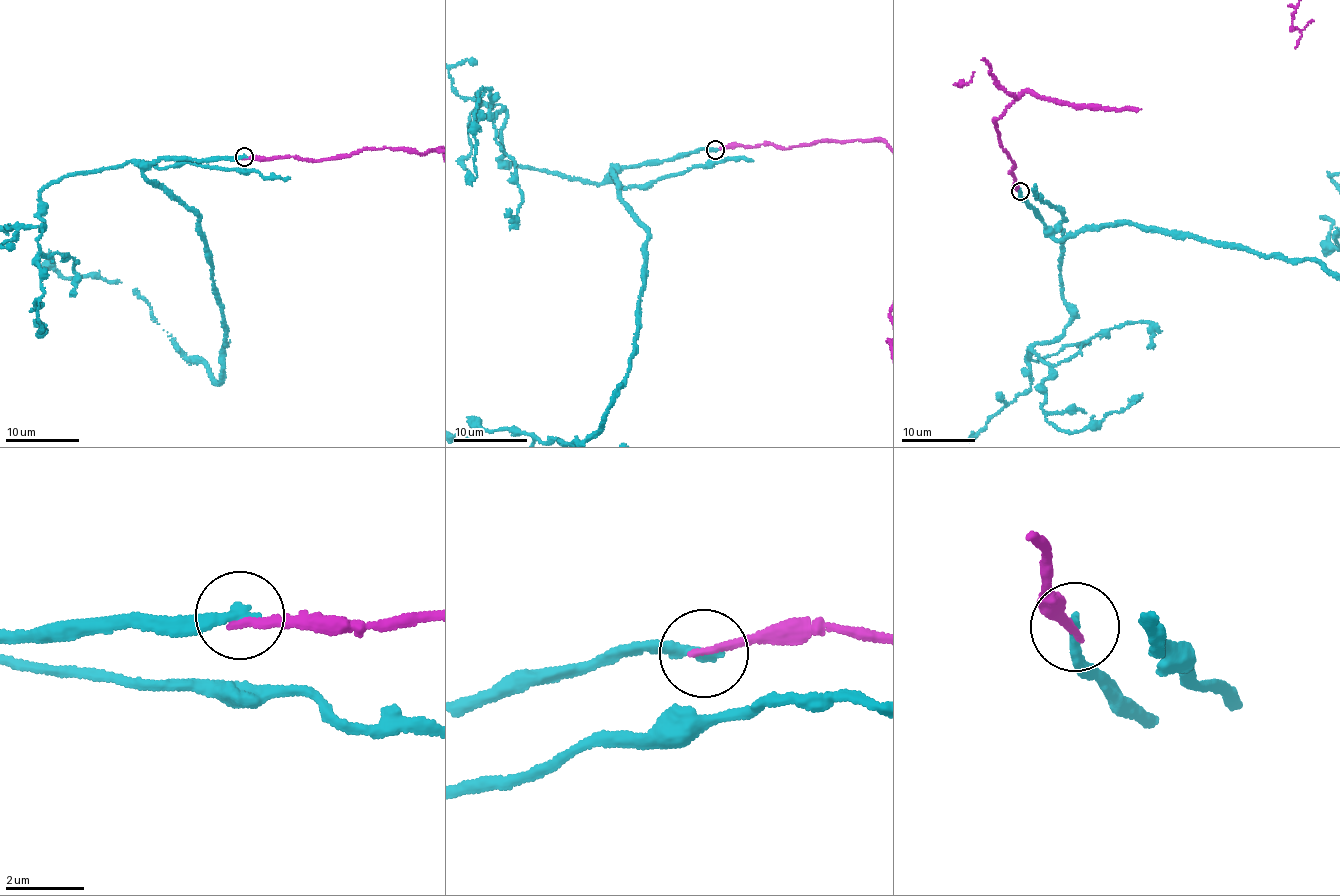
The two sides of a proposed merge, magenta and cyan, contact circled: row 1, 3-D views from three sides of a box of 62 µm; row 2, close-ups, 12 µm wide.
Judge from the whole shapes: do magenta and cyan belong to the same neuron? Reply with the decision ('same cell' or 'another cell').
another cell

